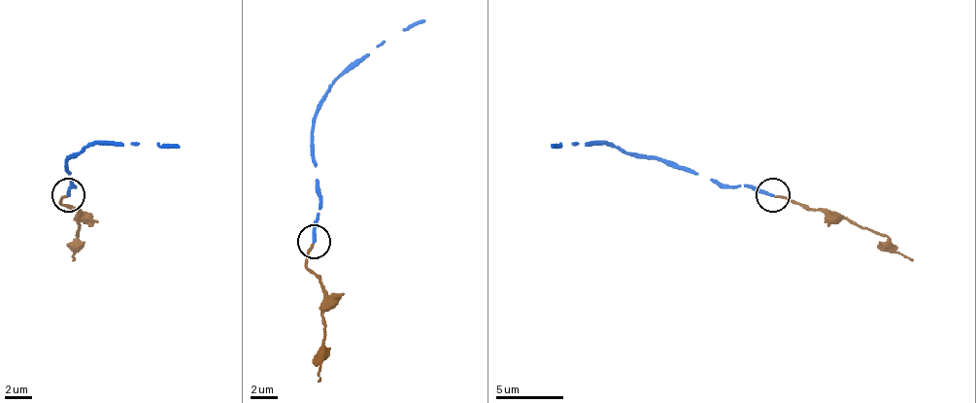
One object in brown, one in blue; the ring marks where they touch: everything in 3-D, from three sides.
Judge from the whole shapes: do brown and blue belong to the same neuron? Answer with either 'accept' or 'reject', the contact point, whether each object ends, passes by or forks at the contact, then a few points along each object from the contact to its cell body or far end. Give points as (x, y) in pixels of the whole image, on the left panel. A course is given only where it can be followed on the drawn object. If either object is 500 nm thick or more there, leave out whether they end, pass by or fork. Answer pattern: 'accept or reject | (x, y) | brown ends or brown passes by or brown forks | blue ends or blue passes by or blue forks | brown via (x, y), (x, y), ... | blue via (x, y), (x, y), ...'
reject | (68, 194) | brown ends | blue ends | brown via (67, 197), (60, 201), (78, 211), (78, 231), (71, 261) | blue via (67, 194), (74, 187), (67, 160), (74, 153), (101, 143), (179, 147)

